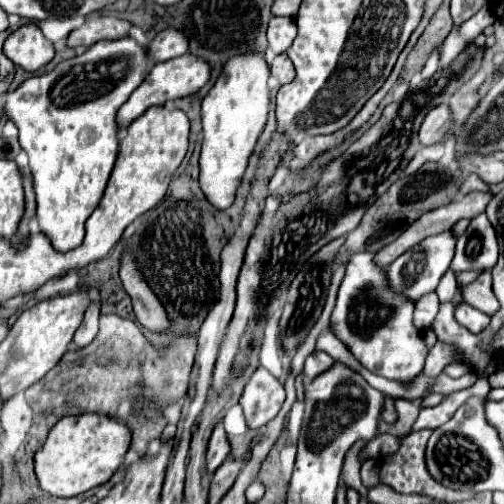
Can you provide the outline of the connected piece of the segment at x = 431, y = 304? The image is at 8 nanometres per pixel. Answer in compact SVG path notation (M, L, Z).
M429 292L429 294L423 294L417 304L415 304L415 326L419 330L427 330L435 318L439 310L439 300L437 300L437 294L435 292Z

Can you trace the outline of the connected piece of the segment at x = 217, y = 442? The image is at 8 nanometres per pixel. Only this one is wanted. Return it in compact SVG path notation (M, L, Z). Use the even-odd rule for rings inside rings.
M219 424L213 434L211 434L211 440L209 440L209 450L207 450L207 474L213 476L213 472L223 464L223 460L227 458L229 454L229 442L227 442L227 436L225 436L225 430L223 430L223 424Z

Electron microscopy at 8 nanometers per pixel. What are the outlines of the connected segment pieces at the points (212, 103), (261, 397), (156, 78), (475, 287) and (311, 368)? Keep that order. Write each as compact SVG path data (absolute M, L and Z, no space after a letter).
M239 54L231 58L221 78L209 90L201 104L201 122L203 122L203 148L199 158L199 186L205 198L217 210L227 210L237 194L249 156L253 154L255 142L265 128L269 112L269 66L259 54Z
M257 368L241 394L241 408L251 430L263 428L273 420L285 402L283 384L265 368Z
M183 54L177 56L173 60L167 62L159 62L153 66L153 70L149 72L149 76L143 80L143 84L131 94L131 98L121 106L119 114L117 114L117 122L119 126L129 126L135 118L139 118L145 110L149 110L151 106L165 106L167 100L177 100L177 98L187 98L197 94L211 78L211 66L207 60L193 56L193 54Z
M485 272L483 276L479 276L475 282L461 286L459 288L465 294L465 302L485 314L495 314L495 310L499 310L499 300L493 294L491 288L491 272Z
M315 350L313 355L307 357L305 362L305 376L307 378L315 378L319 374L323 374L325 370L329 370L333 366L333 359L325 352Z

